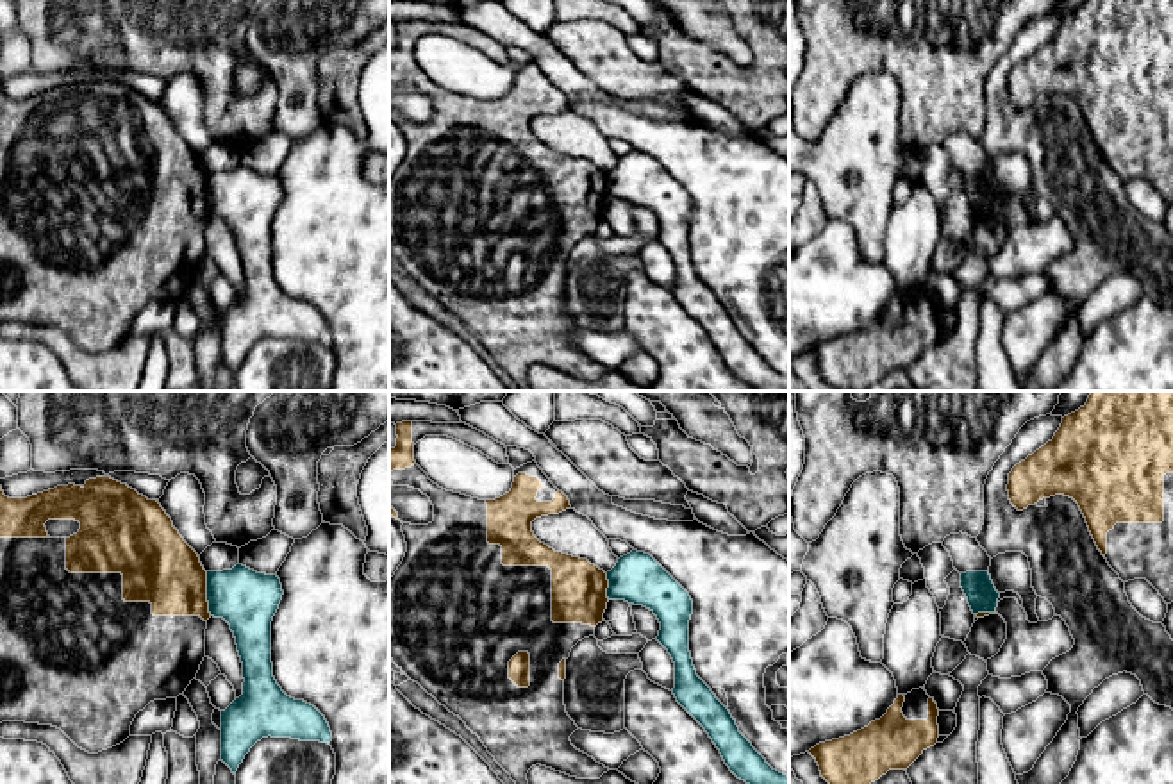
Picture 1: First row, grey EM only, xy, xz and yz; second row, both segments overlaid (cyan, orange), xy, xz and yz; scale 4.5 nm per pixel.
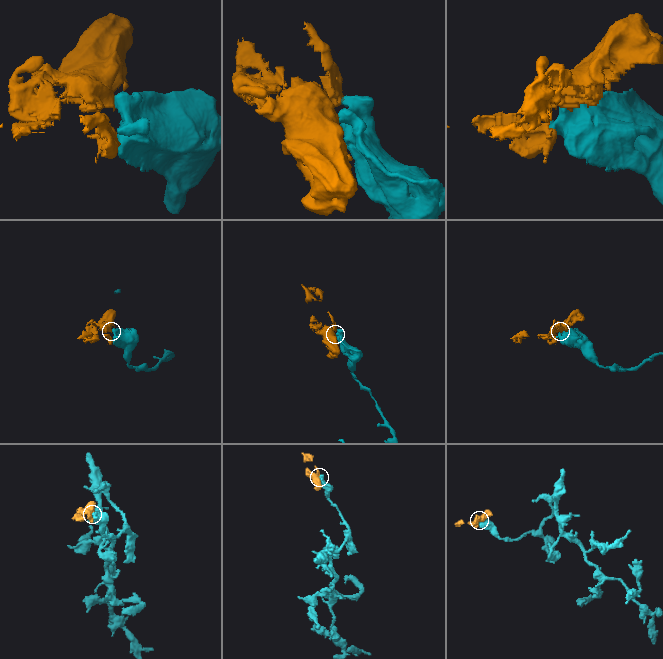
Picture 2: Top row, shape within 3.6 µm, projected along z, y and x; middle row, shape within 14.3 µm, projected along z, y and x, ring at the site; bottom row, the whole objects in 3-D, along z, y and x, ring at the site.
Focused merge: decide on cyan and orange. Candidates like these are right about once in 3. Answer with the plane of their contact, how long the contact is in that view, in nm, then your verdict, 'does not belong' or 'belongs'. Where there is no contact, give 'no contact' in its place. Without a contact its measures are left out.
xy | 200 nm | does not belong

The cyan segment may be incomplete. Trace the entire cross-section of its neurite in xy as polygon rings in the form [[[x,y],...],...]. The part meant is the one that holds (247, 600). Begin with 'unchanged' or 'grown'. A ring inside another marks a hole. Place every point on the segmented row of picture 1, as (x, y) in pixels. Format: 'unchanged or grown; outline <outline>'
unchanged; outline [[[243,564],[232,570],[207,571],[207,602],[214,618],[223,618],[234,632],[243,663],[243,695],[221,711],[221,761],[236,775],[250,748],[262,738],[291,738],[330,743],[332,732],[325,716],[311,704],[287,696],[273,677],[271,621],[282,600],[277,575],[257,573]]]

